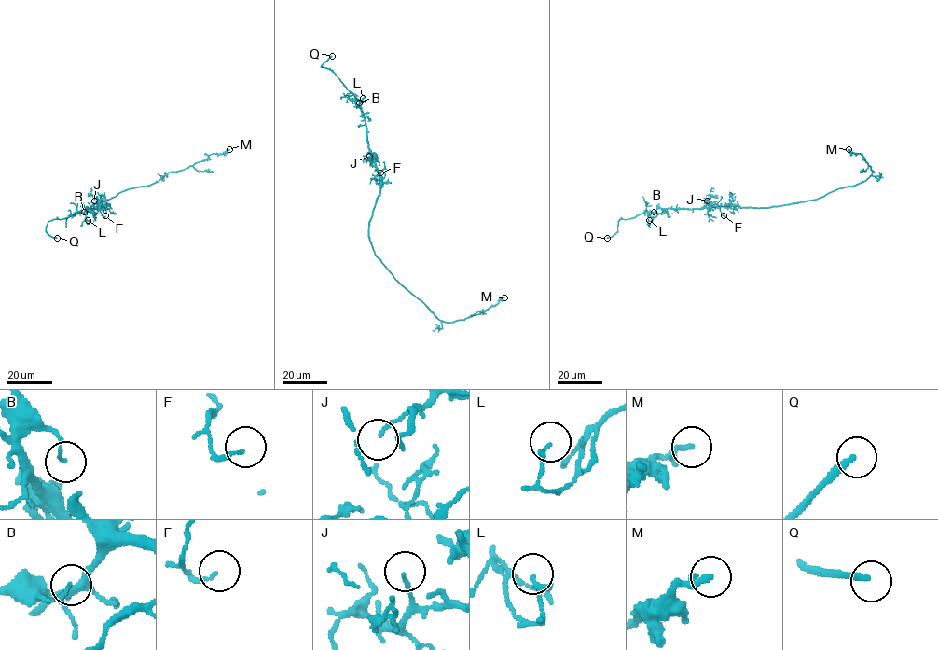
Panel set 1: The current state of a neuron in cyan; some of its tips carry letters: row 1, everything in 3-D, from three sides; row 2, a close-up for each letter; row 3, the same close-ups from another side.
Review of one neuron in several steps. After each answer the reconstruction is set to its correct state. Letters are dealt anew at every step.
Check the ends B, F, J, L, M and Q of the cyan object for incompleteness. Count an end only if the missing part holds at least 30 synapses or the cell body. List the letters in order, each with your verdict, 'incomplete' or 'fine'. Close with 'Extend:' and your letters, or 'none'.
B: fine
F: fine
J: fine
L: fine
M: fine
Q: incomplete
Extend: Q

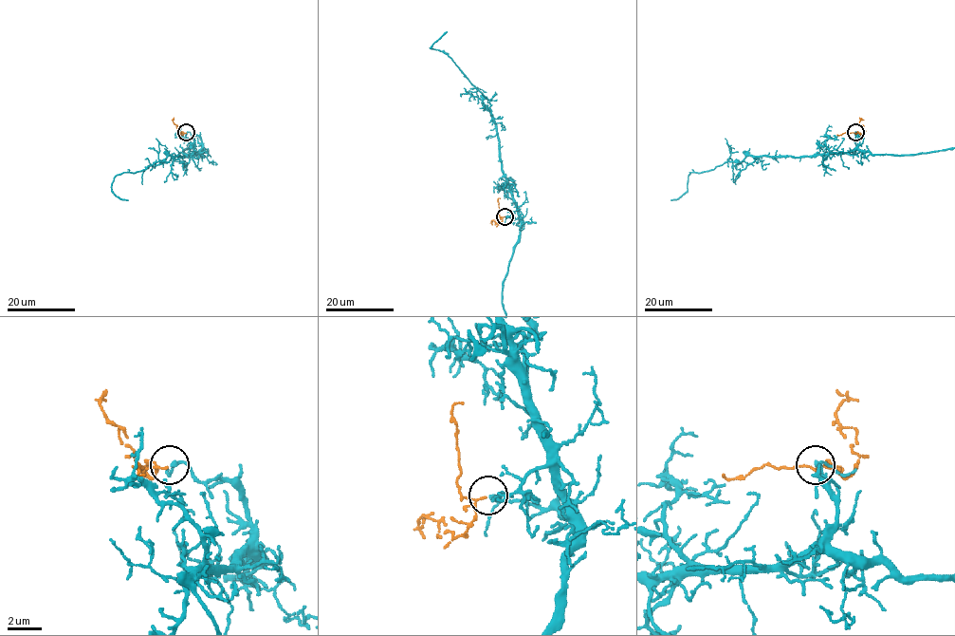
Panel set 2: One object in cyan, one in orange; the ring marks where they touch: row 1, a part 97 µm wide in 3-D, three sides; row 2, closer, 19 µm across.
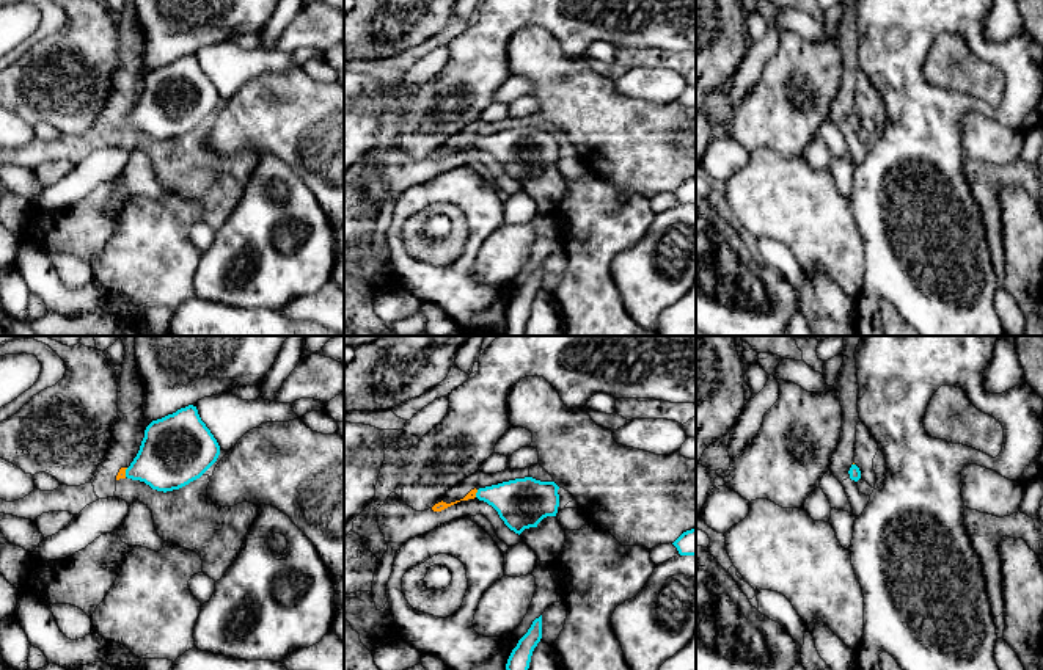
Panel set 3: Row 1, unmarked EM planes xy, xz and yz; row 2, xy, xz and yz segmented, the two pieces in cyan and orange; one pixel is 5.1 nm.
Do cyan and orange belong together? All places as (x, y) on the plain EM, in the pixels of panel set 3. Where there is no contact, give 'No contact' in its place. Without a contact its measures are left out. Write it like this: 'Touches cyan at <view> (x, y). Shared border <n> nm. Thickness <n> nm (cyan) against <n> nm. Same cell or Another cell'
Touches cyan at xz (476, 142). Shared border 40 nm. Thickness 260 nm (cyan) against 50 nm. Same cell

